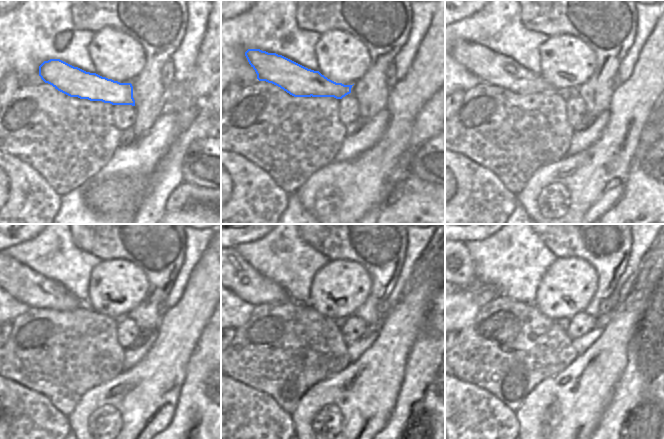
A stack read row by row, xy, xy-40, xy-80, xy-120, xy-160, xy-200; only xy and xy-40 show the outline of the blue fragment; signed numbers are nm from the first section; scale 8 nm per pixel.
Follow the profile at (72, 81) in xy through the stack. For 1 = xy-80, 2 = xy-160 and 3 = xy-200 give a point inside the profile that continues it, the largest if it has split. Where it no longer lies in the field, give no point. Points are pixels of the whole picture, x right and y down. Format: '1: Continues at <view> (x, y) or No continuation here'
1: Continues at xy-80 (488, 66)
2: Continues at xy-160 (248, 284)
3: Continues at xy-200 (465, 278).

